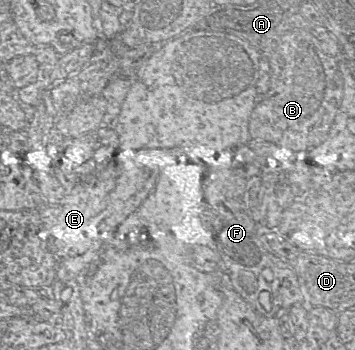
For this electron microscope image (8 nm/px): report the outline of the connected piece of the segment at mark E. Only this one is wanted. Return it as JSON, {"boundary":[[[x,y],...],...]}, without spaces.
{"boundary":[[[147,148],[140,150],[119,151],[115,158],[92,180],[83,184],[75,184],[70,193],[58,203],[38,210],[39,217],[47,236],[49,250],[56,258],[56,279],[68,282],[83,272],[111,242],[118,226],[139,206],[155,189],[159,177],[165,167],[186,164],[189,159],[180,148]]]}

